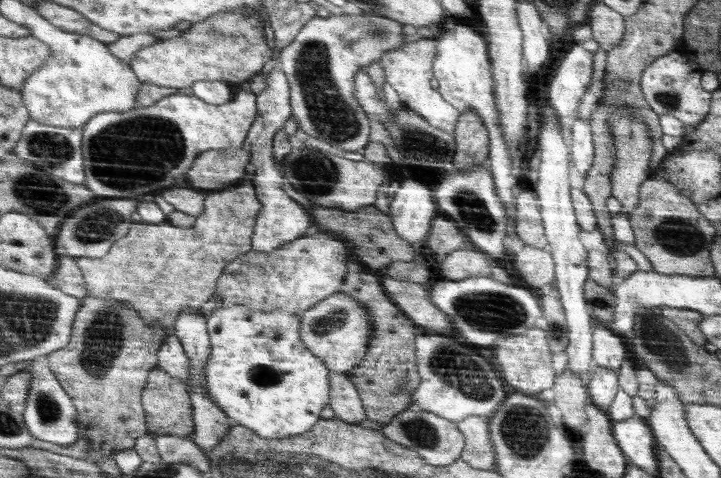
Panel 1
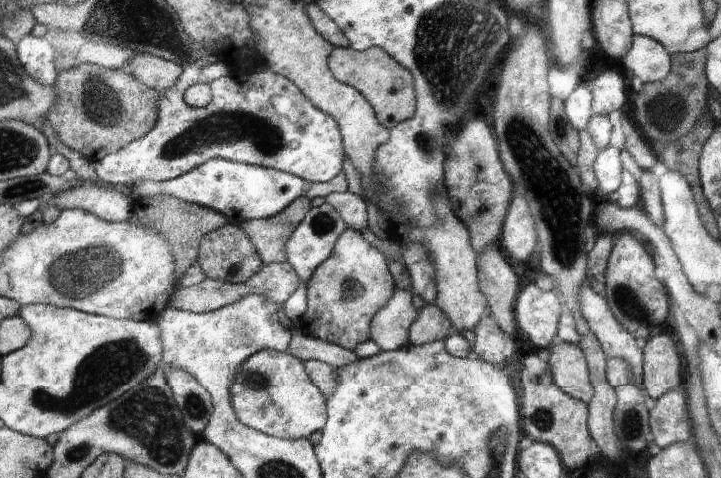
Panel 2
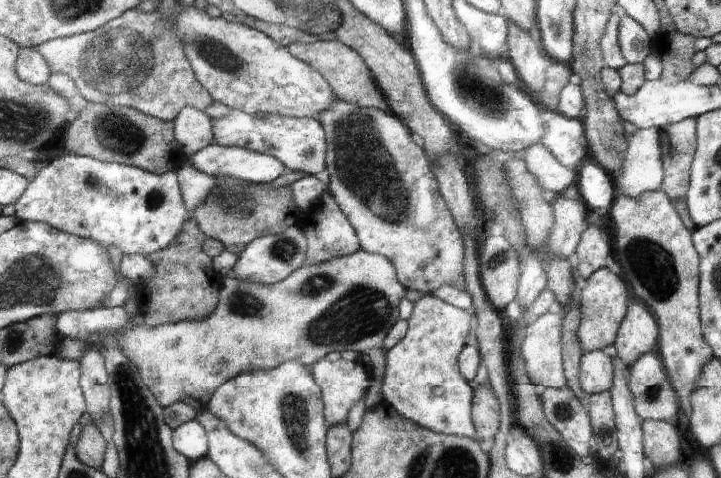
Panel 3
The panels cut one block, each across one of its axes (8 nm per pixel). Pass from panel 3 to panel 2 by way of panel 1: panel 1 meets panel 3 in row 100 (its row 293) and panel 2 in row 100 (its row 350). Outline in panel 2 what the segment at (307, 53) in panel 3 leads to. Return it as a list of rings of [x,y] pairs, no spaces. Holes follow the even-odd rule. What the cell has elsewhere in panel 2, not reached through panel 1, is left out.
[[[380,46],[367,51],[336,47],[331,53],[328,67],[340,82],[350,85],[367,98],[374,106],[379,120],[388,129],[391,130],[415,115],[415,82],[410,70],[402,64],[396,64],[395,58],[384,52]]]

